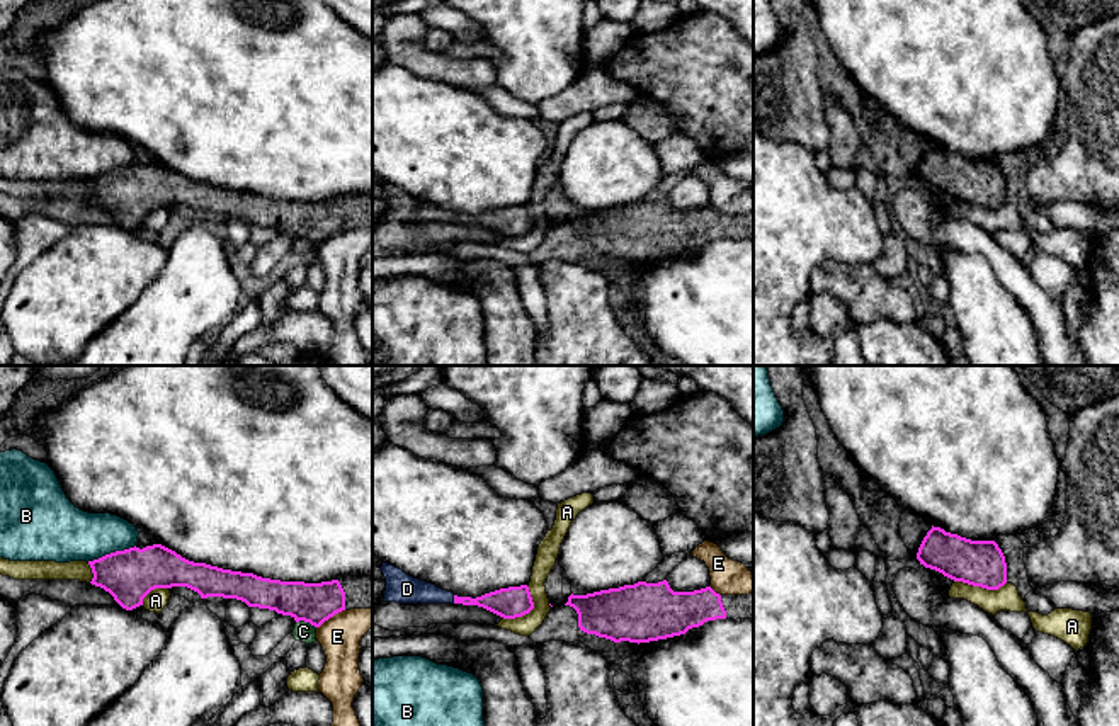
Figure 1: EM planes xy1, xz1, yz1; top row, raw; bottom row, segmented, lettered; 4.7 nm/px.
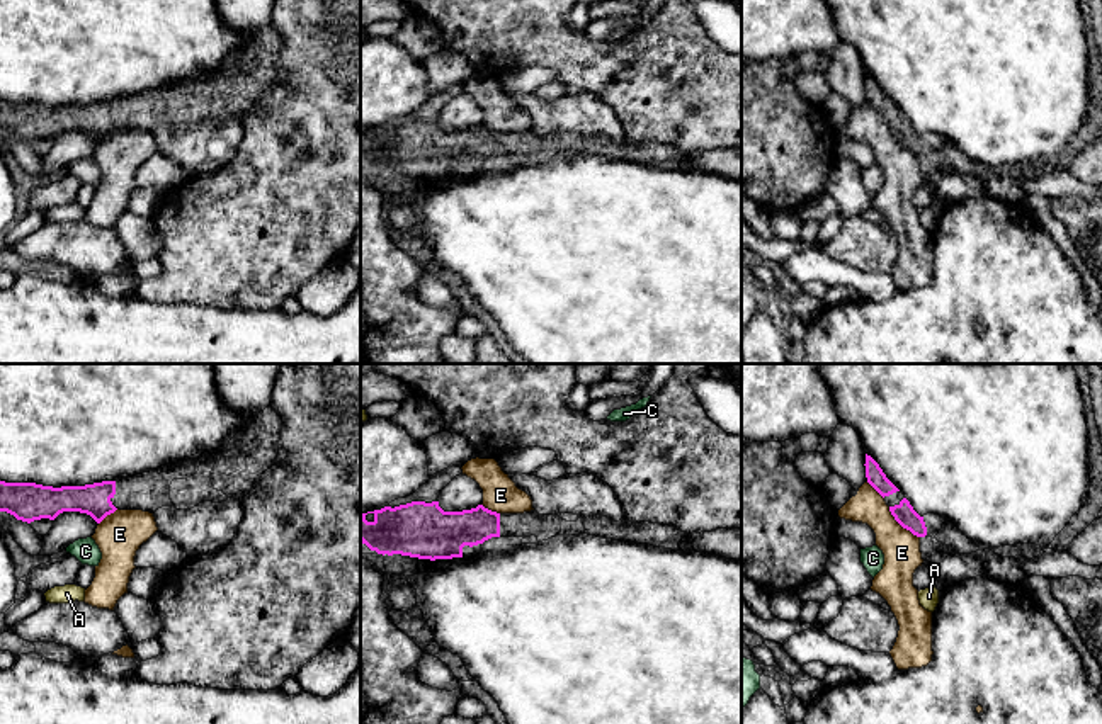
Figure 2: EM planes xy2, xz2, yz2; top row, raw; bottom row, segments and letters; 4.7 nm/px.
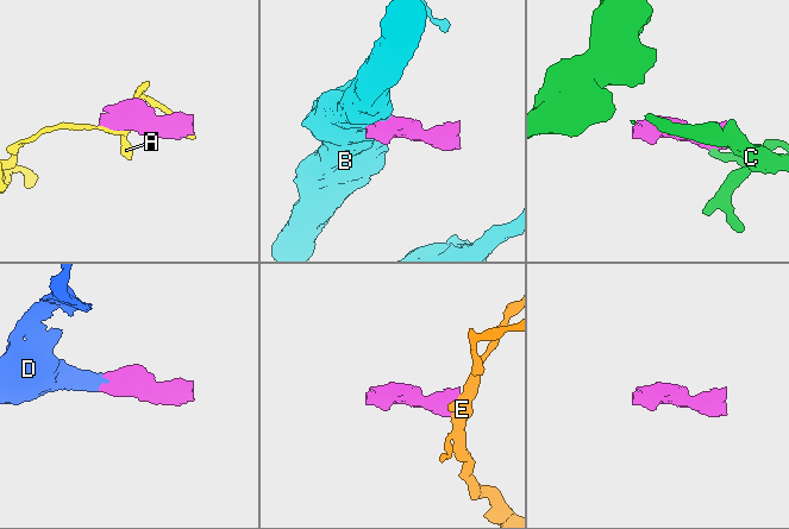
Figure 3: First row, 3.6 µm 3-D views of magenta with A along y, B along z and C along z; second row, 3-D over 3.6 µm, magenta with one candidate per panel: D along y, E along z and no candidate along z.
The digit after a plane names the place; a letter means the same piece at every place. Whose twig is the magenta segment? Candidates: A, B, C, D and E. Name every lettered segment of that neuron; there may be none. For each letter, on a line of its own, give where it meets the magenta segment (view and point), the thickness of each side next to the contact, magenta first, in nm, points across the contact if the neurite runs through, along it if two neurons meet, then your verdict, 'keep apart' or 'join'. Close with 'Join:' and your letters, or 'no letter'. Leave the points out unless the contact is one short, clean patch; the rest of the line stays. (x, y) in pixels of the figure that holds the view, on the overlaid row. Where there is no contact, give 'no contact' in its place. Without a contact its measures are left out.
A: xz1 (528, 612) | 150/90 nm | keep apart
B: xy1 (111, 553) | 240/280 nm | keep apart
C: xy1 (306, 621) | 190/100 nm | along xy1 (296, 621), (306, 621), (315, 628) | keep apart
D: xz1 (454, 599) | 140/140 nm | across xz1 (507, 602), (454, 599), (403, 589) | join
E: yz2 (902, 526) | 100/180 nm | along yz2 (888, 507), (890, 514), (919, 537) | keep apart
Join: D

